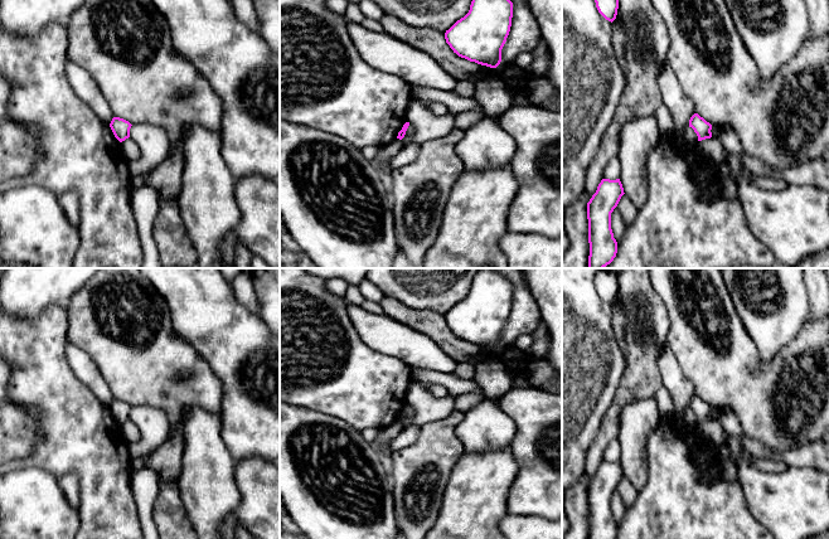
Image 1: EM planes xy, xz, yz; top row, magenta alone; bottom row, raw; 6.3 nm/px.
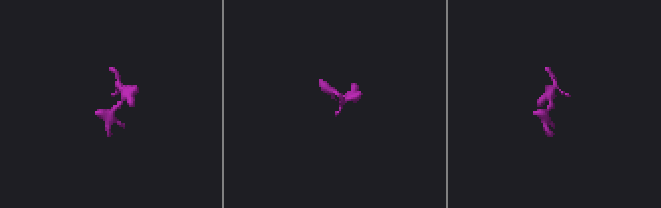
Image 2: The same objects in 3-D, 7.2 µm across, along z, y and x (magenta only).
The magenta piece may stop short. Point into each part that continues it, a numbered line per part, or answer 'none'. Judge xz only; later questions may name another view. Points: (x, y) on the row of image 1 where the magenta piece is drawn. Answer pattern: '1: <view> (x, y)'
none

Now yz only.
none

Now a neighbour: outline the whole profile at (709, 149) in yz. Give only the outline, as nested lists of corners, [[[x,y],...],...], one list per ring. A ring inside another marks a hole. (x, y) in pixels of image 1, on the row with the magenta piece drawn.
[[[711,137],[697,144],[697,155],[700,159],[711,160],[716,165],[723,164],[726,152],[718,137]]]

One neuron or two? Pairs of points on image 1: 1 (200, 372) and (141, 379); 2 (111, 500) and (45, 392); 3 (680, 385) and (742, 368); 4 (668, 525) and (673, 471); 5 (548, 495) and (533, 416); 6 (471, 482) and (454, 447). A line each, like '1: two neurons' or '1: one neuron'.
1: one neuron
2: one neuron
3: two neurons
4: one neuron
5: one neuron
6: two neurons

